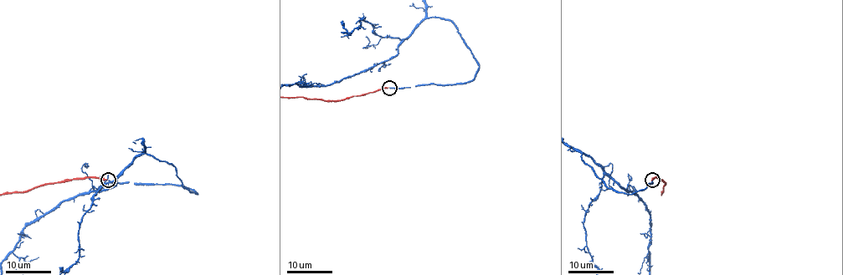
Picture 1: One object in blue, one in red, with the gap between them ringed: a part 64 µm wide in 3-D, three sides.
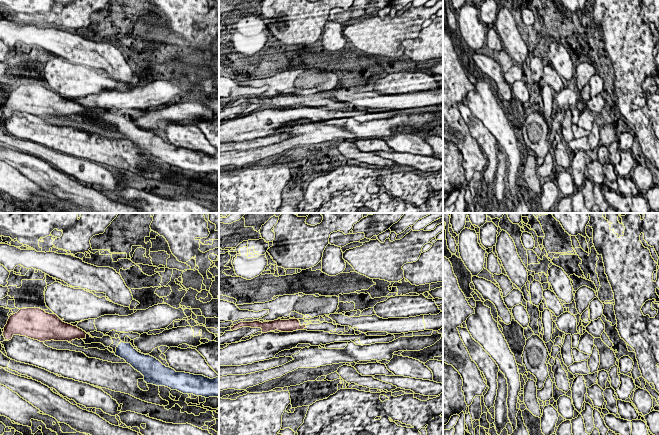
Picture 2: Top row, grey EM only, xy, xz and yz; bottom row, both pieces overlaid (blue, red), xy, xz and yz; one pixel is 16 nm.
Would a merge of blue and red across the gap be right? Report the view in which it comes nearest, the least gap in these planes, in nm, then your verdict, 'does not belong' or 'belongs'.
xy | 400 nm | belongs

